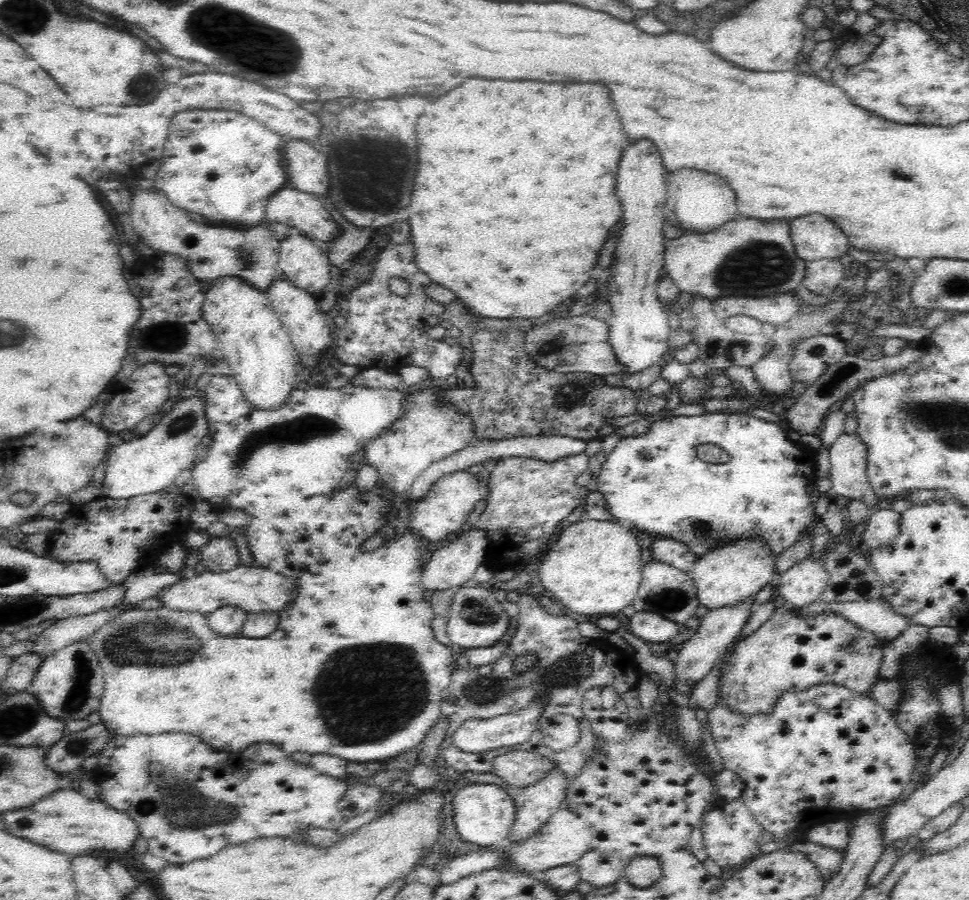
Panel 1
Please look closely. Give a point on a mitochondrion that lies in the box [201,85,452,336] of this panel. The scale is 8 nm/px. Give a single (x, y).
(383, 167)

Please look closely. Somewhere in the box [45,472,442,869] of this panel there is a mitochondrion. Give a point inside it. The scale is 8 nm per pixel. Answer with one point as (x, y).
(366, 705)

